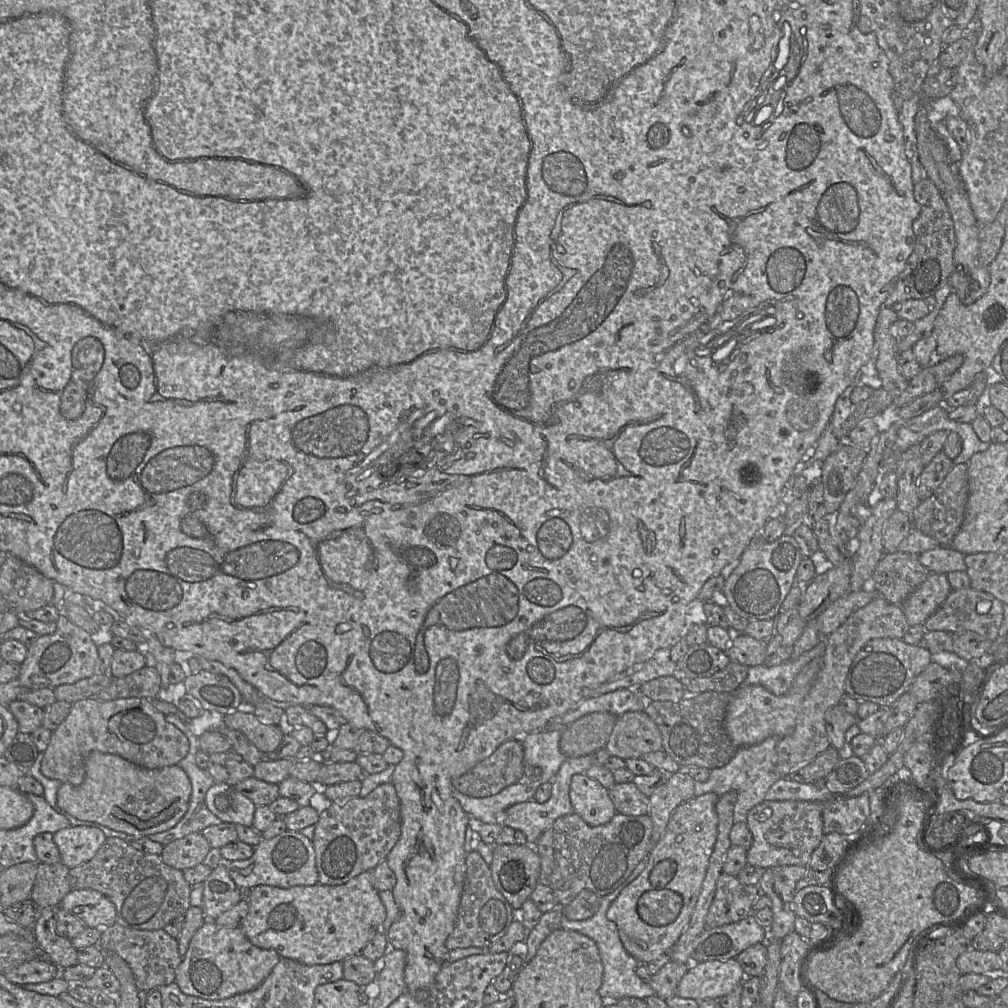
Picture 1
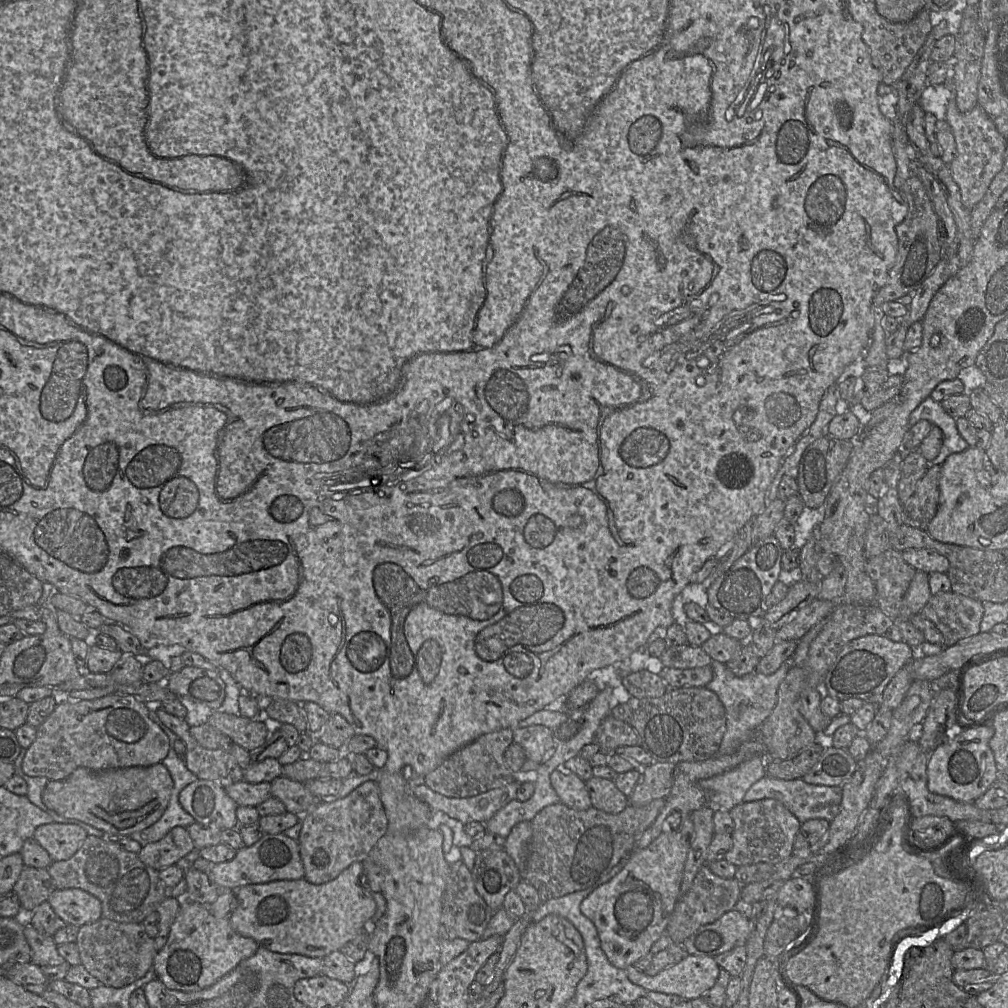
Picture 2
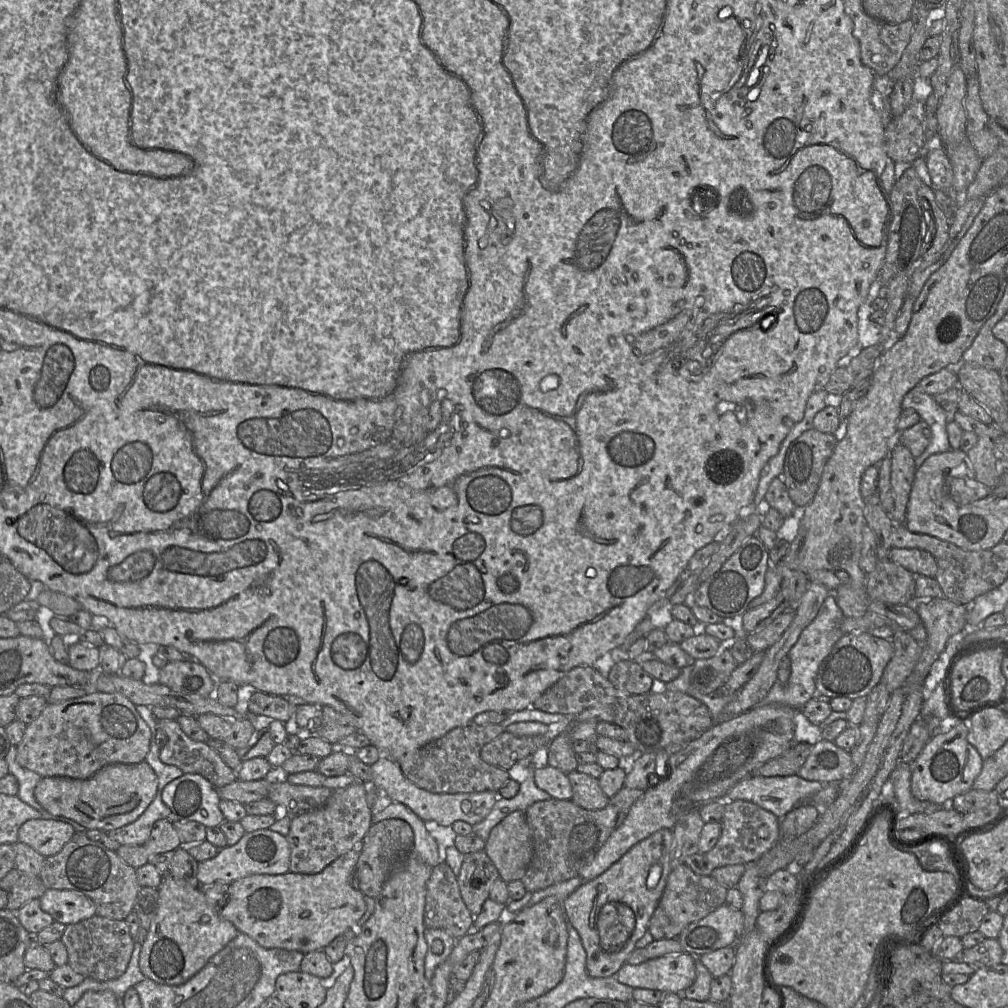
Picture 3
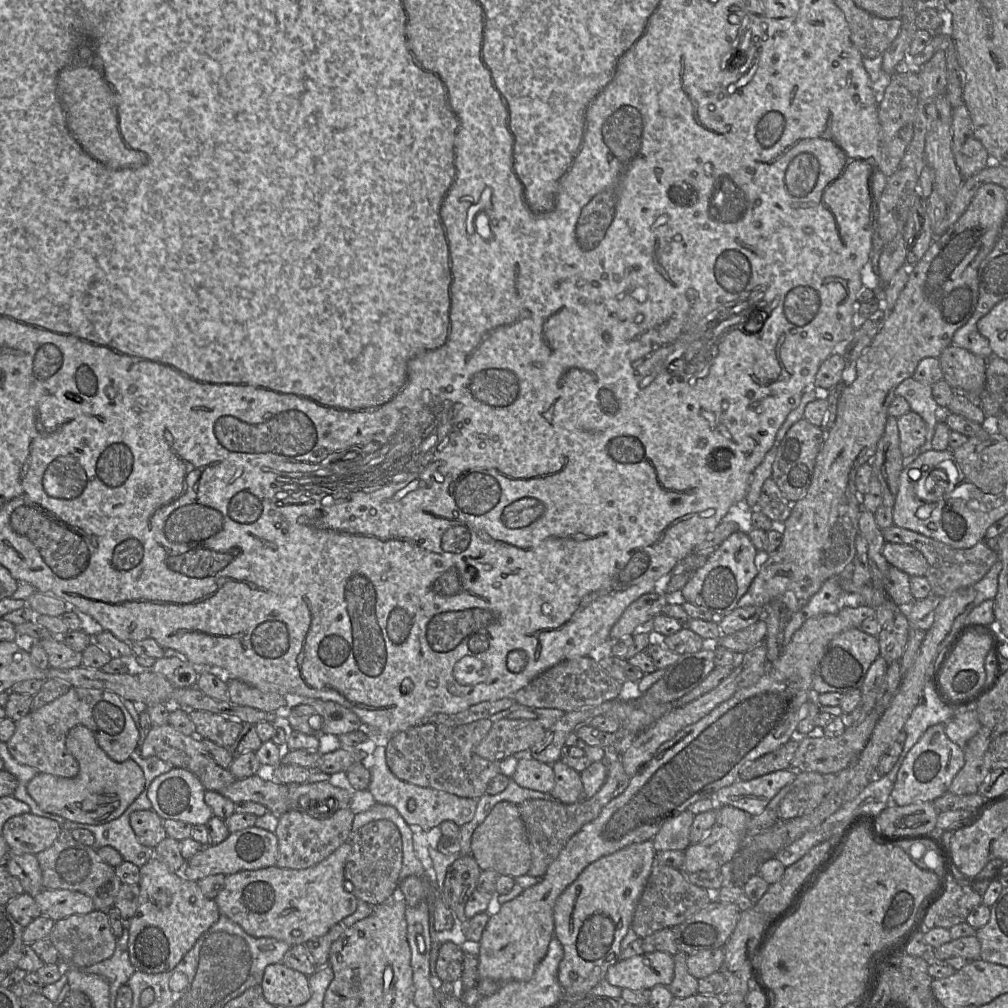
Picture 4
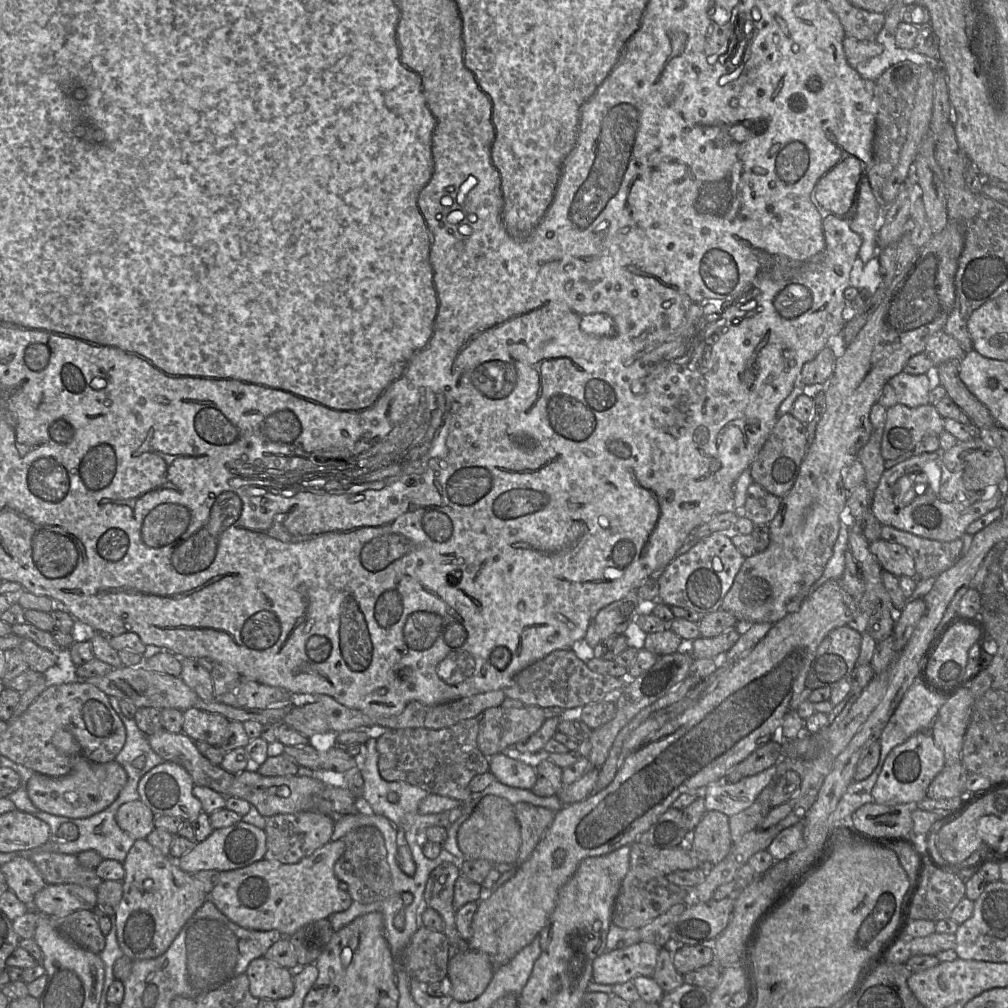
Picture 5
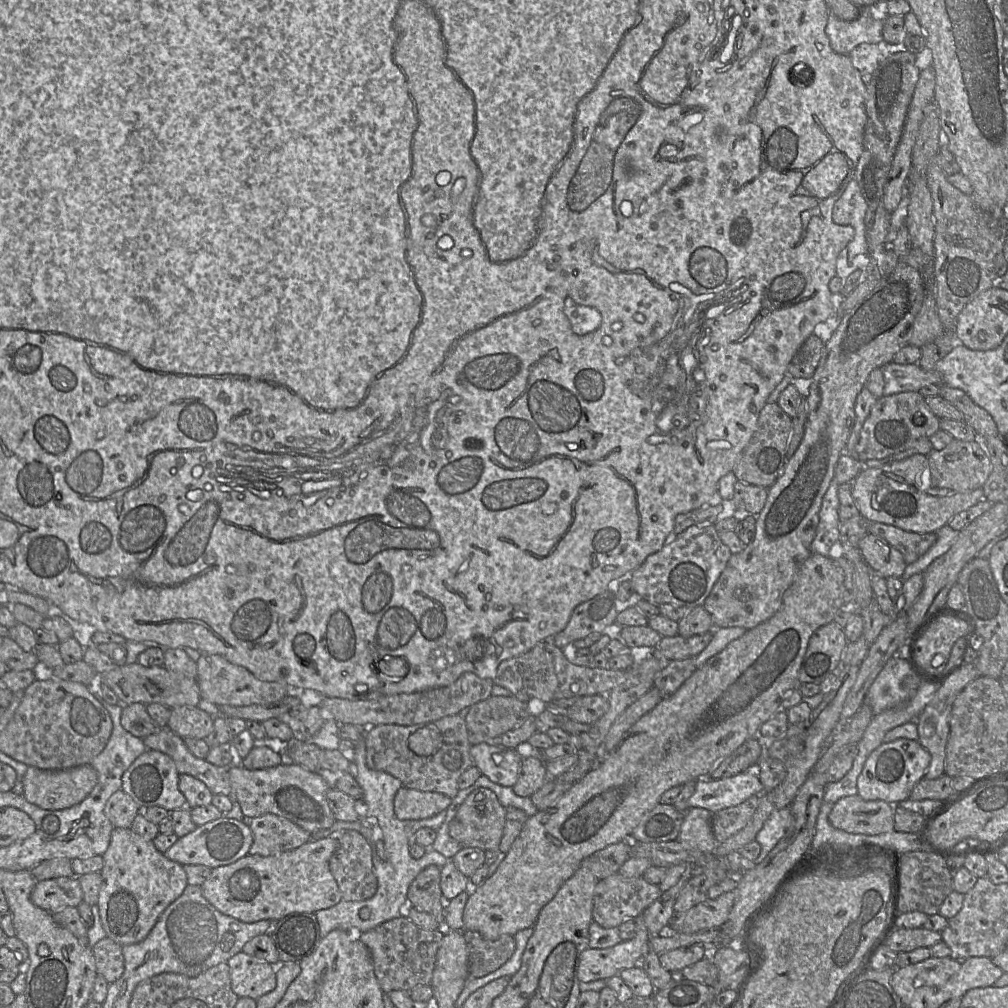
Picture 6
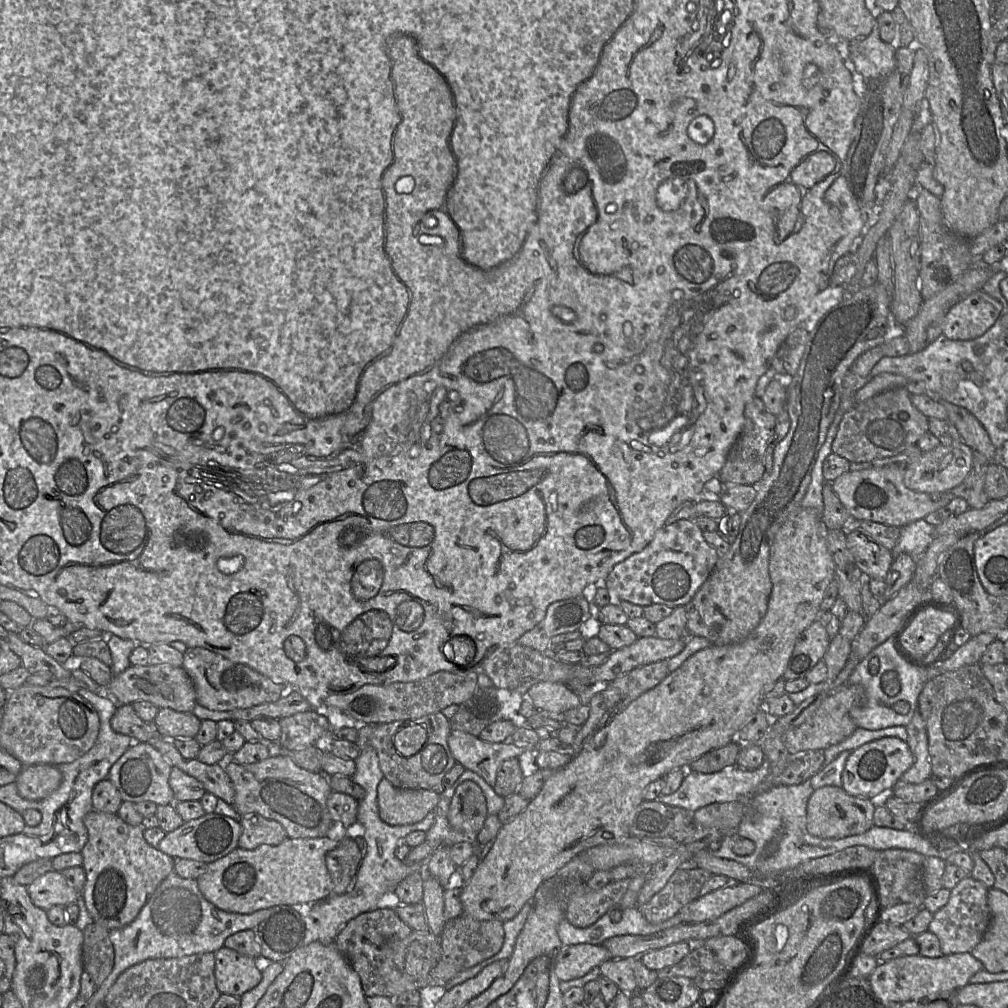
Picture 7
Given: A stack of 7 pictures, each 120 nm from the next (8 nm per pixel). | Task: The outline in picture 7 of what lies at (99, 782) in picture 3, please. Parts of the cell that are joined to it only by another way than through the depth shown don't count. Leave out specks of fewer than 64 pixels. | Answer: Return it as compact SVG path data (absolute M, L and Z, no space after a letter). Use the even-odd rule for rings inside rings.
M35 764L24 766L16 779L18 793L21 797L39 801L58 789L62 774L52 765Z

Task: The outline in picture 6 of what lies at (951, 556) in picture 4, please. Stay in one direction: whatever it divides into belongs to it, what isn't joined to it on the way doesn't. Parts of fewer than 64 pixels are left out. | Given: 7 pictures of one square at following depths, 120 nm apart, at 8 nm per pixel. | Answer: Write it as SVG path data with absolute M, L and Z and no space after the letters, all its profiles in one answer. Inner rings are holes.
M867 521L867 527L869 533L896 548L904 557L906 564L916 562L937 540L936 533L914 533L879 522Z

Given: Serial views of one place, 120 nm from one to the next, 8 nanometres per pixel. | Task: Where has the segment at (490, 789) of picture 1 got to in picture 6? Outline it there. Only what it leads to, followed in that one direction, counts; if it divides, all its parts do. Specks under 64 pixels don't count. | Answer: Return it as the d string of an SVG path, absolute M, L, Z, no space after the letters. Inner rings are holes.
M460 714L443 717L427 724L401 726L378 725L367 728L365 732L367 766L399 779L404 788L424 792L437 792L454 798L459 792L458 780L468 768L475 766L470 754L472 744L468 739L465 719Z

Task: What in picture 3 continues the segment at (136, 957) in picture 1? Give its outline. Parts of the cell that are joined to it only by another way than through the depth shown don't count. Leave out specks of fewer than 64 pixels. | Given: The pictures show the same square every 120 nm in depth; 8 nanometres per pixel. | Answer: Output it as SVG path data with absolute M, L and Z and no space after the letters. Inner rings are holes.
M97 914L78 923L66 925L60 941L67 949L67 964L85 978L97 981L107 981L122 976L135 948L135 941L125 920L105 918Z

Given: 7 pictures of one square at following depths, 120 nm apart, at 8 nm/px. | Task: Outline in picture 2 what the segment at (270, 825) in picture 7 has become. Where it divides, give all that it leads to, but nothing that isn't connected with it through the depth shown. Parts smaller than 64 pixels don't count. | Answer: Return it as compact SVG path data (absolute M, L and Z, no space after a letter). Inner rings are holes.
M366 781L345 797L322 801L303 814L300 822L301 830L297 841L305 869L304 879L314 884L332 881L352 863L365 860L378 840L386 834L388 827L377 781Z

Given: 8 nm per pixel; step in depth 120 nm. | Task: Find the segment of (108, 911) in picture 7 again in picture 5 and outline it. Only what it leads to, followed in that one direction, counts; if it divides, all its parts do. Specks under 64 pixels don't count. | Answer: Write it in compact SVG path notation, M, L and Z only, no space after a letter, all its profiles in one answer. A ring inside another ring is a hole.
M145 839L135 840L123 861L123 896L115 912L117 939L124 955L133 960L164 954L185 923L208 899L193 875L183 871Z

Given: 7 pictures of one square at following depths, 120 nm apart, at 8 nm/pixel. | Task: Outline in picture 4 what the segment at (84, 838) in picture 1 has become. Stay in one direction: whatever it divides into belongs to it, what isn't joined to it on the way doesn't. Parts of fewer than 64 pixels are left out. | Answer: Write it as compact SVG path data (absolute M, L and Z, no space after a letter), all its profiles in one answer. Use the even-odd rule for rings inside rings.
M25 813L9 818L1 832L10 853L38 854L49 848L62 831L54 820Z

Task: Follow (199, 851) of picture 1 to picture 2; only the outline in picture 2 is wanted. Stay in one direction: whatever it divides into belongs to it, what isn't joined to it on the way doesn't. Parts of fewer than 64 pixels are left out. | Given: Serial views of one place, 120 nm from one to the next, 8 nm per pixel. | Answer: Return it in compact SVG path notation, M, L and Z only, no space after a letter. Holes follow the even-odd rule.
M174 827L162 839L146 844L137 853L147 866L161 870L176 863L195 850L194 843L185 827Z

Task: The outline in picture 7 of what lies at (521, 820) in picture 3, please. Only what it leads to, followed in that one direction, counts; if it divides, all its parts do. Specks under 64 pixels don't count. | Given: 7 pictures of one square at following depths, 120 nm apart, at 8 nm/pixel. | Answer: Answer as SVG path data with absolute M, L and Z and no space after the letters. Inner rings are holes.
M473 781L461 783L450 803L448 811L450 827L474 842L487 816L487 800L481 787Z

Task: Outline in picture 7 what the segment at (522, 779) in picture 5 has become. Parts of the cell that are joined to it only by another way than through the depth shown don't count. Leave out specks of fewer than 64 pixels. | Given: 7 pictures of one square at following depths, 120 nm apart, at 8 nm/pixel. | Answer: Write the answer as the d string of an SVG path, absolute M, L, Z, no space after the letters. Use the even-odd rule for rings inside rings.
M461 731L451 732L448 746L457 763L480 775L491 786L494 786L498 769L505 760L533 753L533 748L528 746L510 741L491 743Z

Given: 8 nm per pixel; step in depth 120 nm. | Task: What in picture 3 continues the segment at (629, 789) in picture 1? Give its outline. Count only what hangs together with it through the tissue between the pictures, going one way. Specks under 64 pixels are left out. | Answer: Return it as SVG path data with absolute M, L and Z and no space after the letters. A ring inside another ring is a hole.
M572 771L567 774L572 786L571 801L588 810L600 810L607 806L610 798L602 791L598 778Z

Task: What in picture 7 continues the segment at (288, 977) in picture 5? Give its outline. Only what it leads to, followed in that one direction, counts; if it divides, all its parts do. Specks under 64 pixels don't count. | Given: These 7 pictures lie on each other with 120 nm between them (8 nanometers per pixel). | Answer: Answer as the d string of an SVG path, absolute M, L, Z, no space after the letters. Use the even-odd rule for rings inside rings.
M226 947L216 951L214 956L216 985L221 993L241 997L261 982L262 971L256 966L254 958Z

